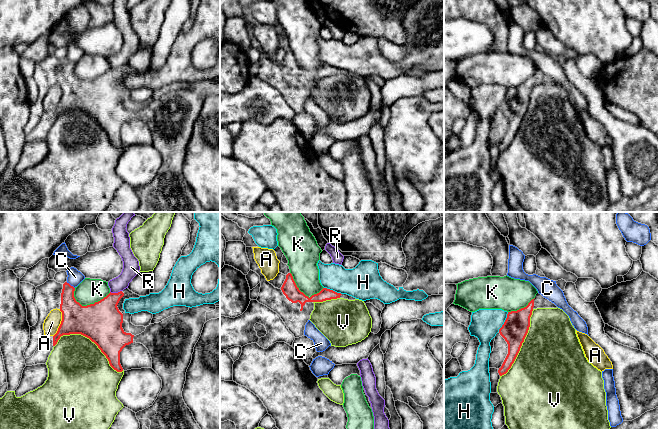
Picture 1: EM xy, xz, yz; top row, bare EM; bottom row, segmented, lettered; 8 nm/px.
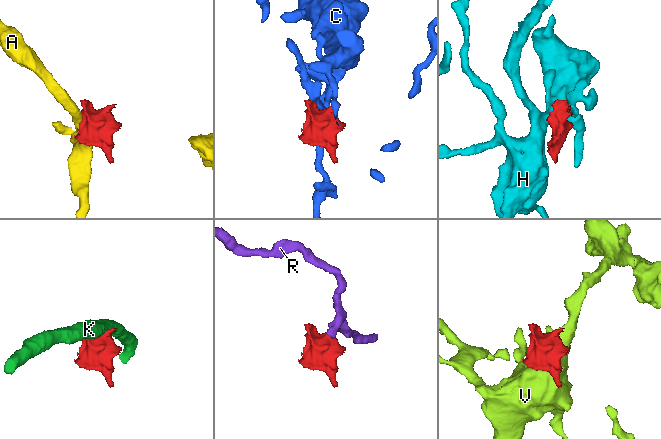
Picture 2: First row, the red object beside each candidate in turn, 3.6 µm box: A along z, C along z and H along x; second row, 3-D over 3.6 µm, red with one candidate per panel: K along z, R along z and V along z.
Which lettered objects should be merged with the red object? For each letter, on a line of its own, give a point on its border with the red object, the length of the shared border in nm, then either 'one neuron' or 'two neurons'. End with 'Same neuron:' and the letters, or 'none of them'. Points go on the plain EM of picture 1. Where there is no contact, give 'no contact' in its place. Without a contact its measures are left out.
A: meets red in xy at (61, 99); contact 240 nm long; two neurons
C: meets red in xy at (69, 60); contact 90 nm long; two neurons
H: meets red in yz at (504, 98); contact 180 nm long; two neurons
K: meets red in xy at (91, 80); contact 300 nm long; two neurons
R: meets red in xy at (115, 69); contact 100 nm long; two neurons
V: meets red in xy at (91, 116); contact 600 nm long; two neurons
Same neuron: none of them

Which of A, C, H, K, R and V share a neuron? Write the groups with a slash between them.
A / C / H / K / R / V

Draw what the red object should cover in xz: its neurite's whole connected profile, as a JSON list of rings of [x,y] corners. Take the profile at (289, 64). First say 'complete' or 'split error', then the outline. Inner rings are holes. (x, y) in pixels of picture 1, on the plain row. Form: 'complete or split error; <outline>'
split error; [[[246,23],[246,29],[250,38],[250,46],[260,52],[261,63],[257,77],[276,88],[295,114],[304,112],[305,101],[314,86],[315,78],[337,75],[342,71],[323,64],[309,74],[299,66],[291,49],[286,51],[280,65],[275,64],[261,49],[254,35],[253,24]]]

